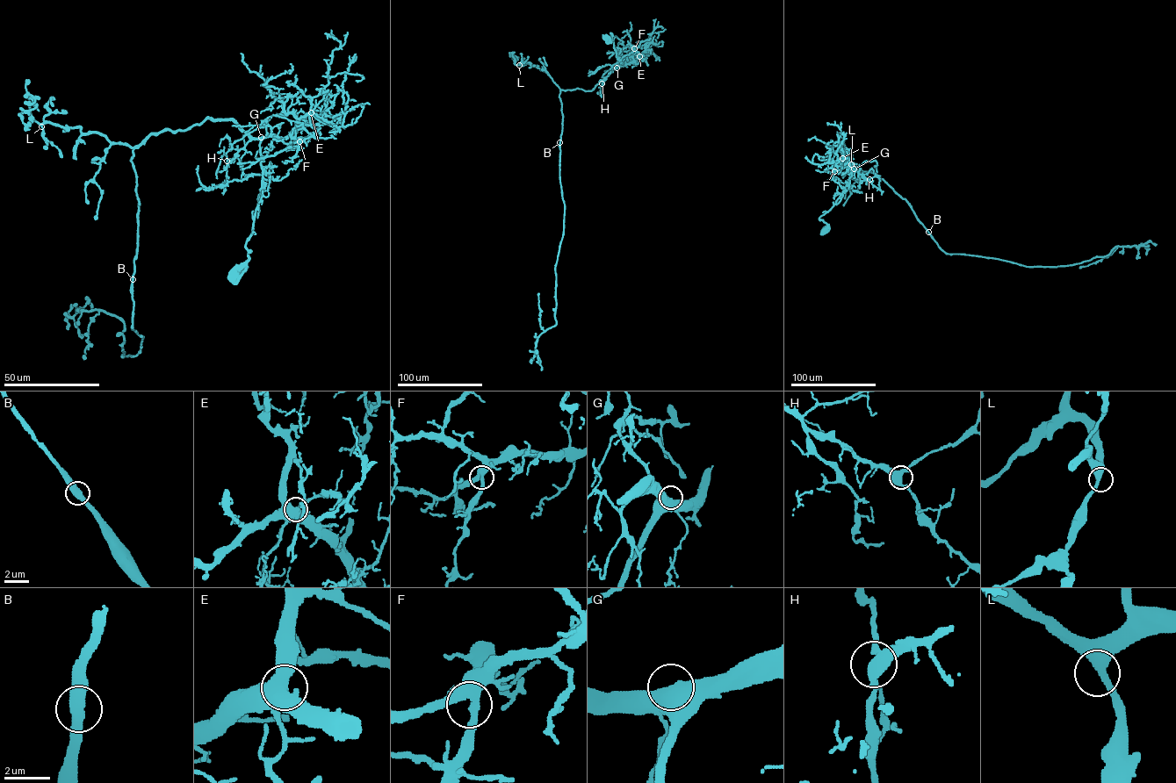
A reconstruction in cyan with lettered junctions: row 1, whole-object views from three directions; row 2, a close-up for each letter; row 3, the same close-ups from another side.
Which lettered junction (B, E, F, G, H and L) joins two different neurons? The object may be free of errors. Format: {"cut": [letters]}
{"cut": []}

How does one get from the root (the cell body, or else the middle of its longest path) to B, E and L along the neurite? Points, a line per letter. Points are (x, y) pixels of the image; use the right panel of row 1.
B: (824, 230), (827, 225), (818, 218), (852, 172), (876, 161), (876, 175), (905, 199), (928, 233)
E: (824, 230), (827, 225), (818, 218), (833, 205), (853, 169), (842, 158)
L: (824, 230), (827, 225), (818, 218), (852, 172), (876, 161), (876, 172), (851, 164)

